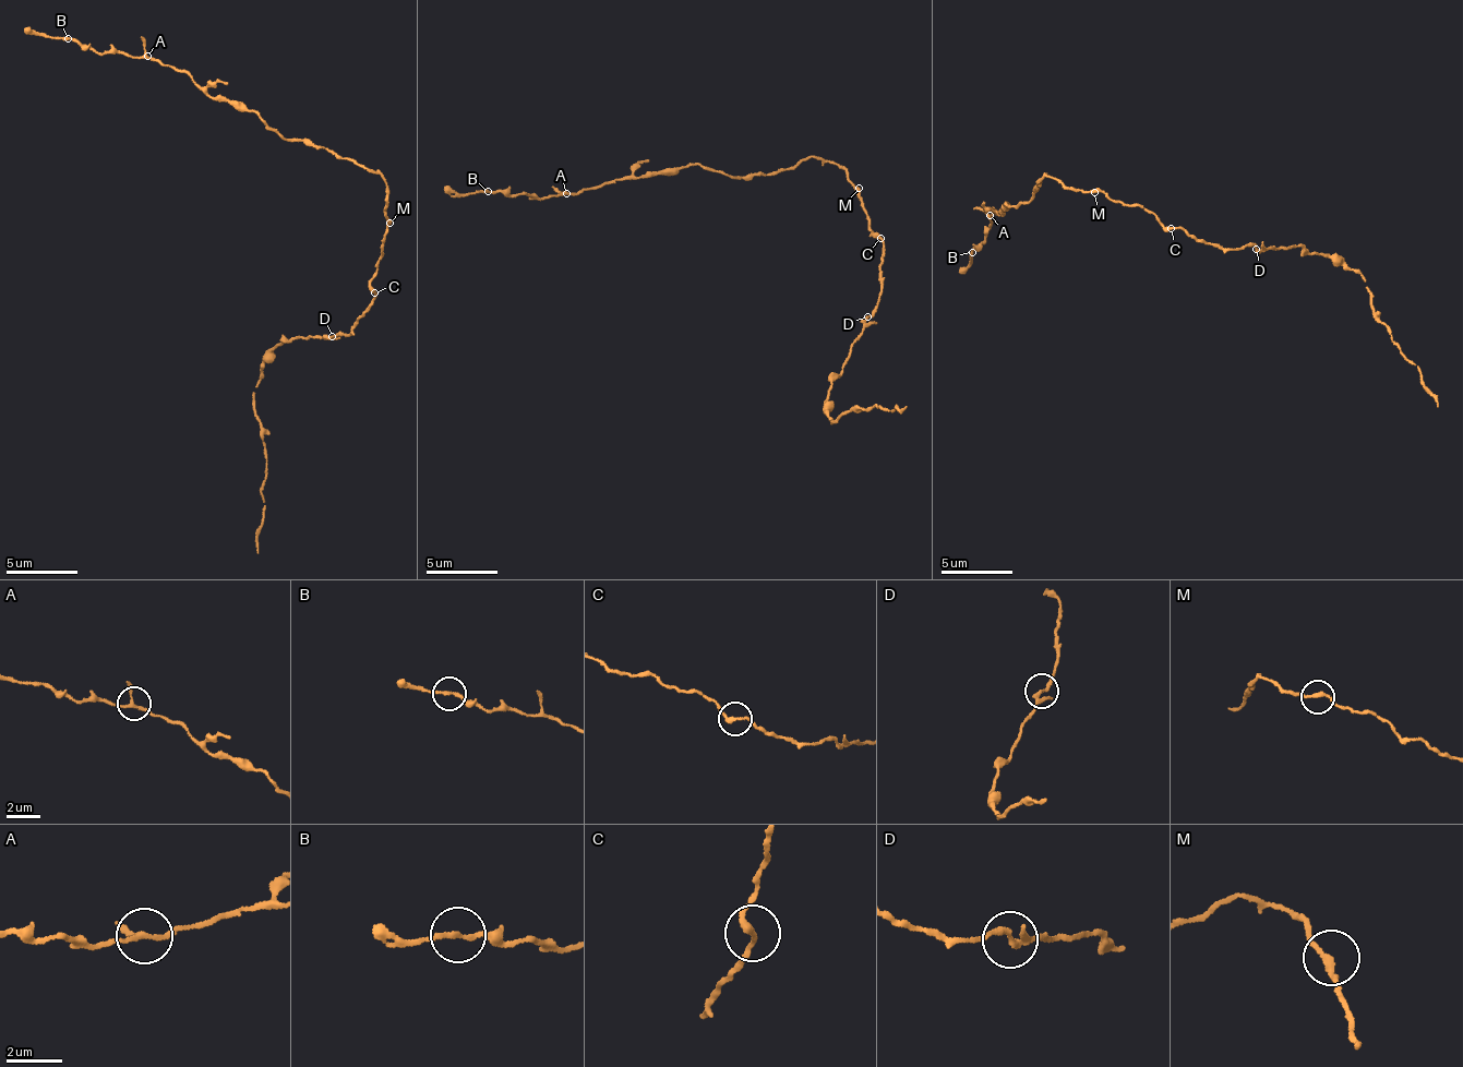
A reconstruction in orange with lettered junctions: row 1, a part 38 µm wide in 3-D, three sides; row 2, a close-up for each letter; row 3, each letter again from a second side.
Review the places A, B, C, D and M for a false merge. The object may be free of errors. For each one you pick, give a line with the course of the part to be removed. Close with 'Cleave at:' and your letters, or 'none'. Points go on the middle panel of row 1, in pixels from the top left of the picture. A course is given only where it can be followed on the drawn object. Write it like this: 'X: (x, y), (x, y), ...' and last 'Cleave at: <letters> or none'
Cleave at: none

